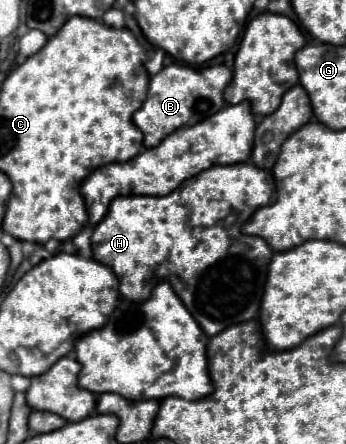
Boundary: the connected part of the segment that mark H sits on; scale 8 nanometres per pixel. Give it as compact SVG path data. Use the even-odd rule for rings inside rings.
M249 163L213 167L209 171L199 173L195 183L193 179L189 179L179 189L163 197L117 197L113 199L105 219L93 229L93 259L113 269L113 273L119 277L119 295L127 301L139 303L149 299L154 285L161 281L161 278L169 279L171 287L177 291L179 299L201 325L201 329L207 335L217 335L219 331L231 325L257 319L259 315L259 299L263 295L261 289L273 251L261 237L243 235L241 225L257 207L273 203L273 199L275 187L271 173L261 171L259 167L253 167Z

